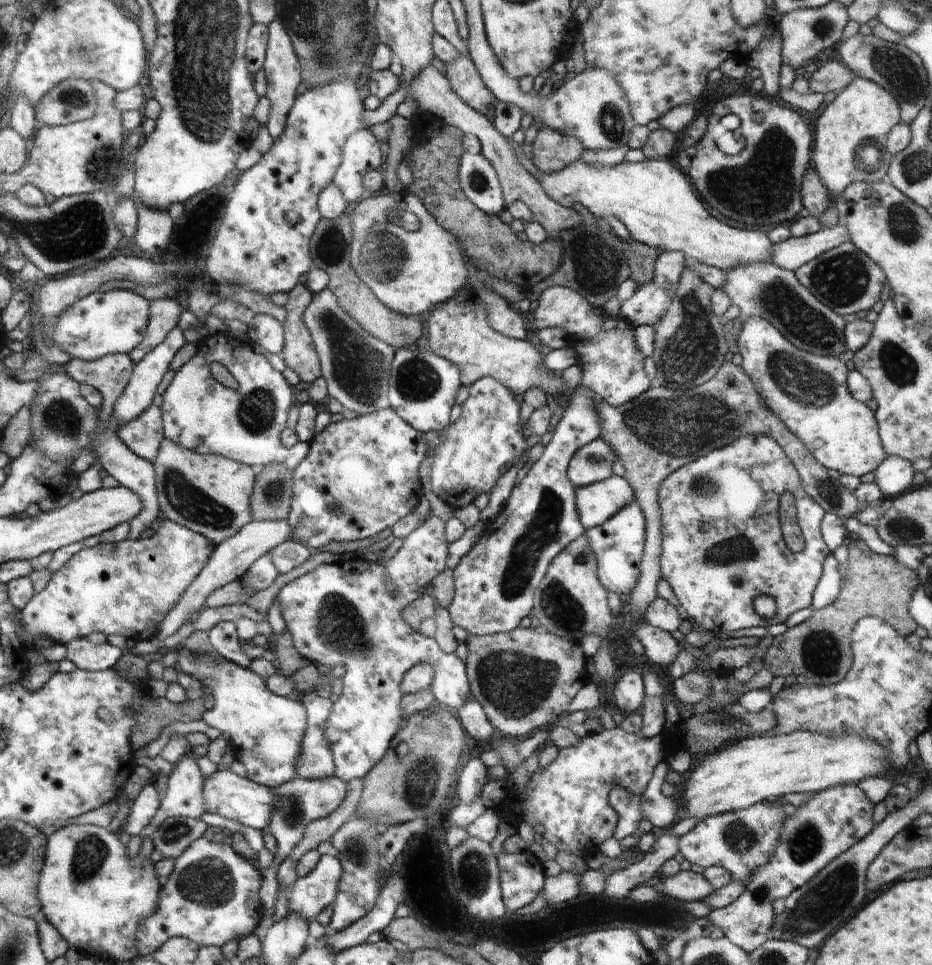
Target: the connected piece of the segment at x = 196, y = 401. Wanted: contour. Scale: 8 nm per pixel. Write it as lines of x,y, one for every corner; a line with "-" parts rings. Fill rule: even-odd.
231,333
207,334
204,337
208,352
200,352
180,372
176,373
171,385
160,398
165,422
165,434
174,442
188,446
190,450
198,450
200,454
222,455
241,463
246,463
257,470
261,470
272,462
280,462
284,466
296,468
310,452
309,443
296,443
292,448
280,444
280,432
286,426
286,416
292,408
292,390
286,384
281,372
276,372
260,354
253,351
251,342
240,340
-
214,362
221,362
239,381
239,387
229,388
220,384
210,366

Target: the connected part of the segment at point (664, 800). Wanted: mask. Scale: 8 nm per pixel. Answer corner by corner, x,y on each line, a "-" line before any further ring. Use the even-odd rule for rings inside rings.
666,760
655,768
655,777
647,786
646,792
641,794
640,810
644,812
644,820
651,822
656,828
666,828
672,822
680,819
681,807
672,797
662,795
660,784
664,783
670,772

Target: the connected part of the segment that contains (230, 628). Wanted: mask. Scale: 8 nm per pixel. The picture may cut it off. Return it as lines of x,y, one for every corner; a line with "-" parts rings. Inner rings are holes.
222,621
210,631
212,644
223,658
228,658
240,666
249,669
253,659
244,652
244,645
238,636
238,626
236,621

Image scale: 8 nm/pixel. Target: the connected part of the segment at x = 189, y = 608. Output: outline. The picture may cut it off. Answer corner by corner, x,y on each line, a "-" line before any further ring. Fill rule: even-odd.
288,519
250,521
248,526
244,526
236,536
232,536
232,538
228,538
226,542
220,543
210,564
208,564
204,572
192,582
191,588
184,594
183,601
168,614
167,620
160,626
160,632
158,632
157,637
163,641
166,640
166,638
170,638
170,636
174,636
176,632
180,632
182,626
186,626
187,621
193,621
198,612
207,607
208,596
210,596
212,592
218,589
227,589
231,582
242,579
242,576
248,572
250,566
252,566
260,556
290,539
294,539
294,528
290,526

